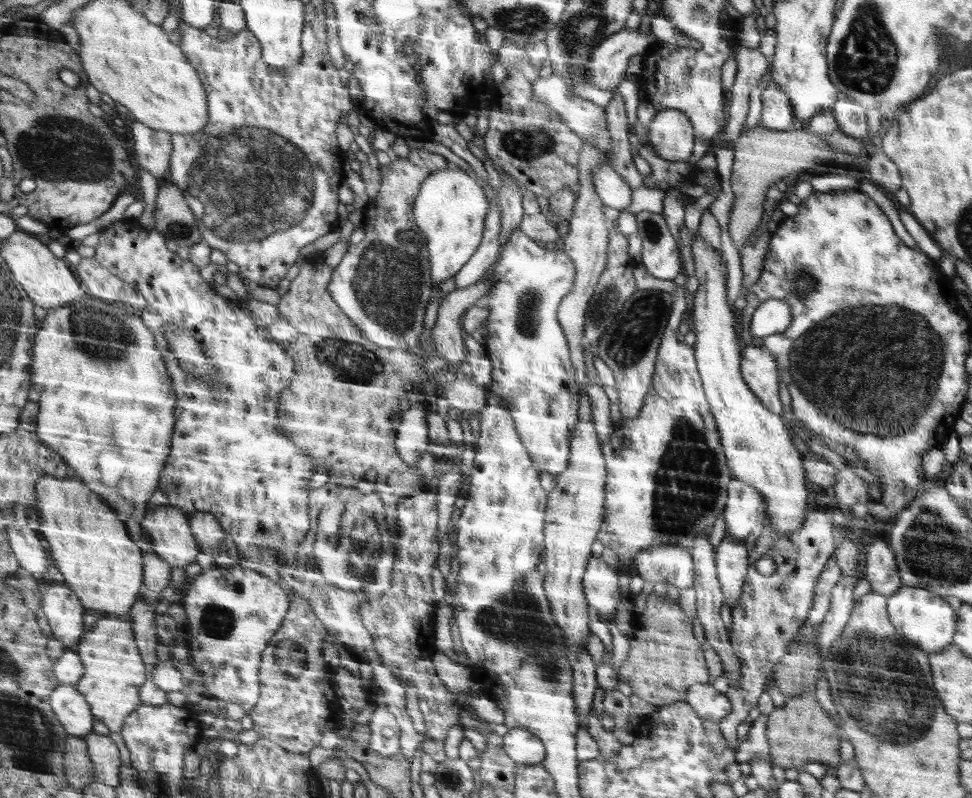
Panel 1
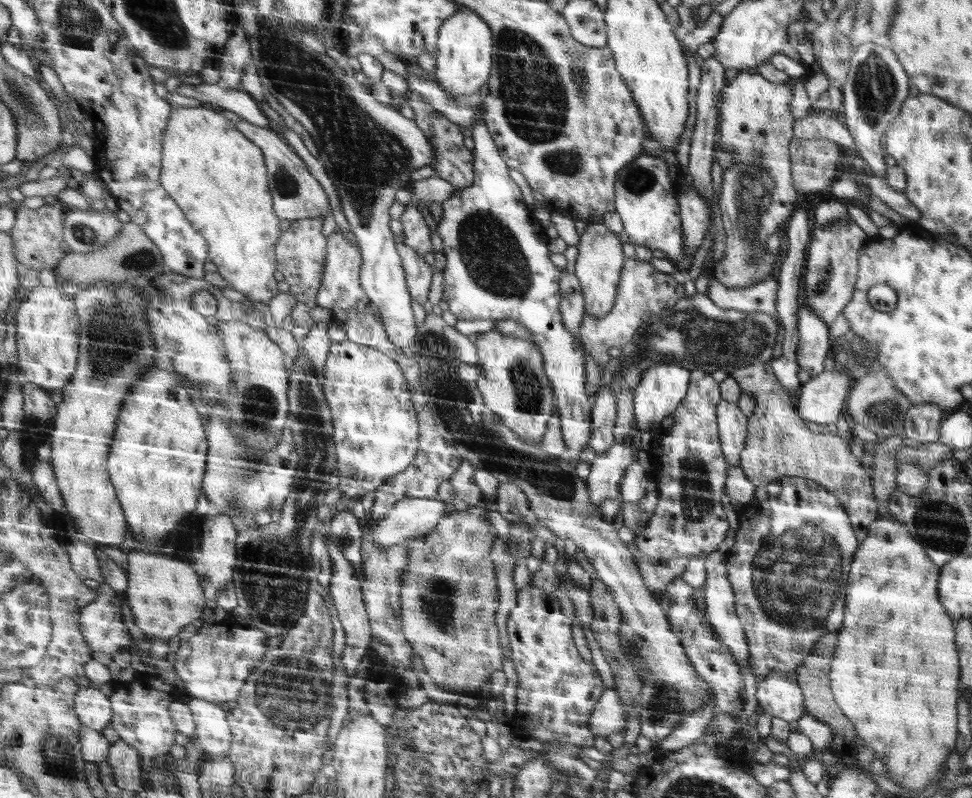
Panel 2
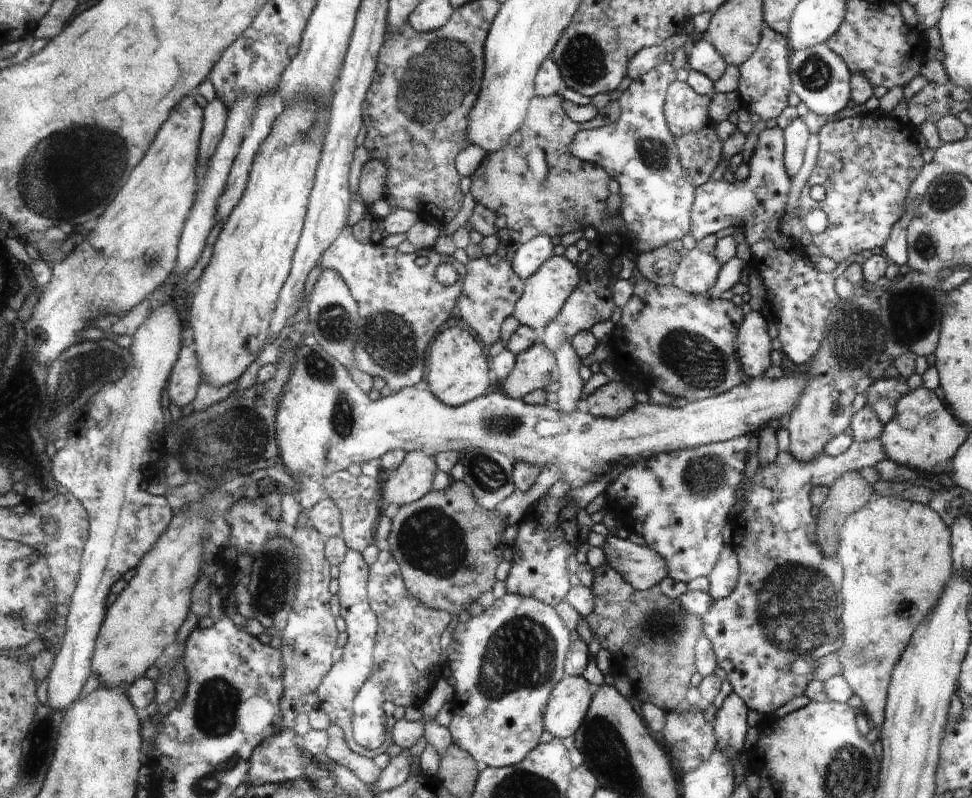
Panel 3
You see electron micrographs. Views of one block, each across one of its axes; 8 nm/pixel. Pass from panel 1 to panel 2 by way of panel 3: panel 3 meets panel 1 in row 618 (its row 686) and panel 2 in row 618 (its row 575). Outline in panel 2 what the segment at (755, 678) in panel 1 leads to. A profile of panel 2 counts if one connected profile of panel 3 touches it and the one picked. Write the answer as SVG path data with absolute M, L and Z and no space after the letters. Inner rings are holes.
M781 476L777 484L779 494L775 498L765 498L763 502L753 498L735 512L739 528L735 530L735 544L725 558L727 582L735 596L735 616L749 646L747 660L753 676L759 680L773 672L795 674L821 636L837 634L843 624L841 612L849 570L859 550L855 530L849 526L849 514L841 508L839 498L833 492L827 492L827 488L815 480L799 476Z

